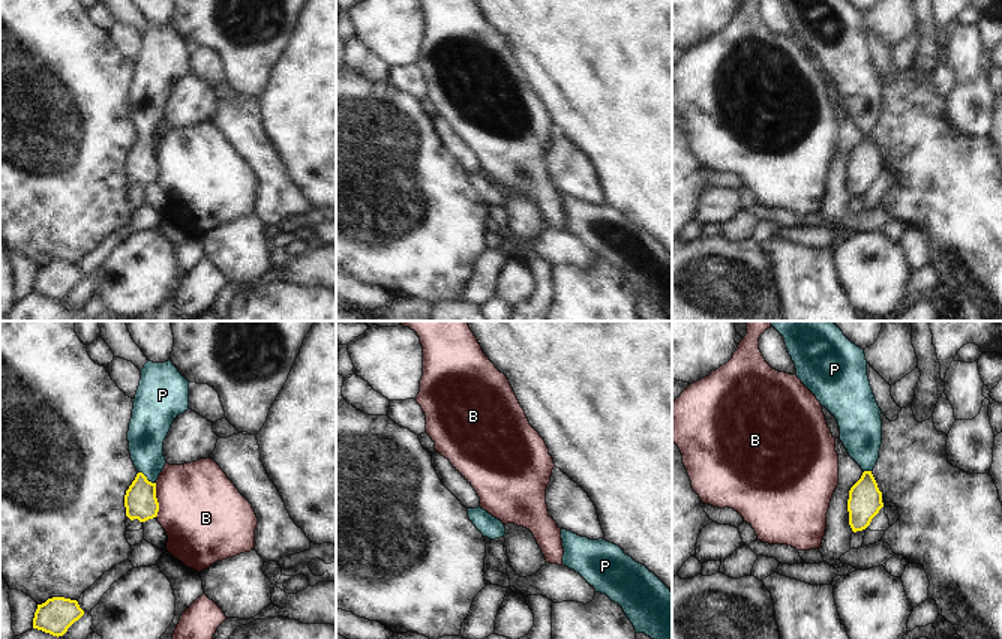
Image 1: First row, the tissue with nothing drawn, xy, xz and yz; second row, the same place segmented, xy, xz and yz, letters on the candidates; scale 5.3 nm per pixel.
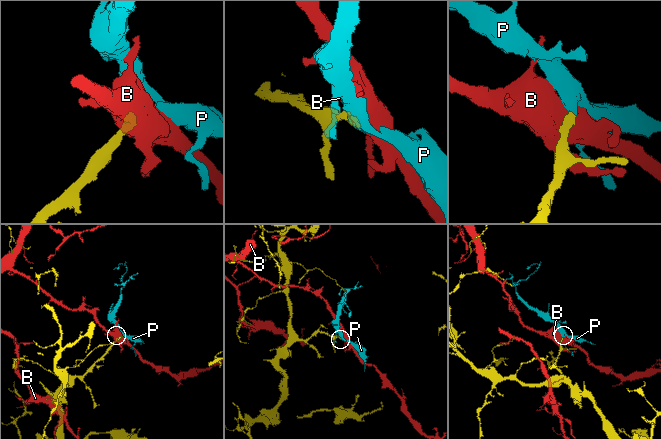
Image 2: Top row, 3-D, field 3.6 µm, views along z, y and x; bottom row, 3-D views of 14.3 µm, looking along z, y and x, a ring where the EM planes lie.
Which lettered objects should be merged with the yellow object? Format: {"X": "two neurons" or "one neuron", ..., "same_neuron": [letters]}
{"B": "two neurons", "P": "one neuron", "same_neuron": ["P"]}

